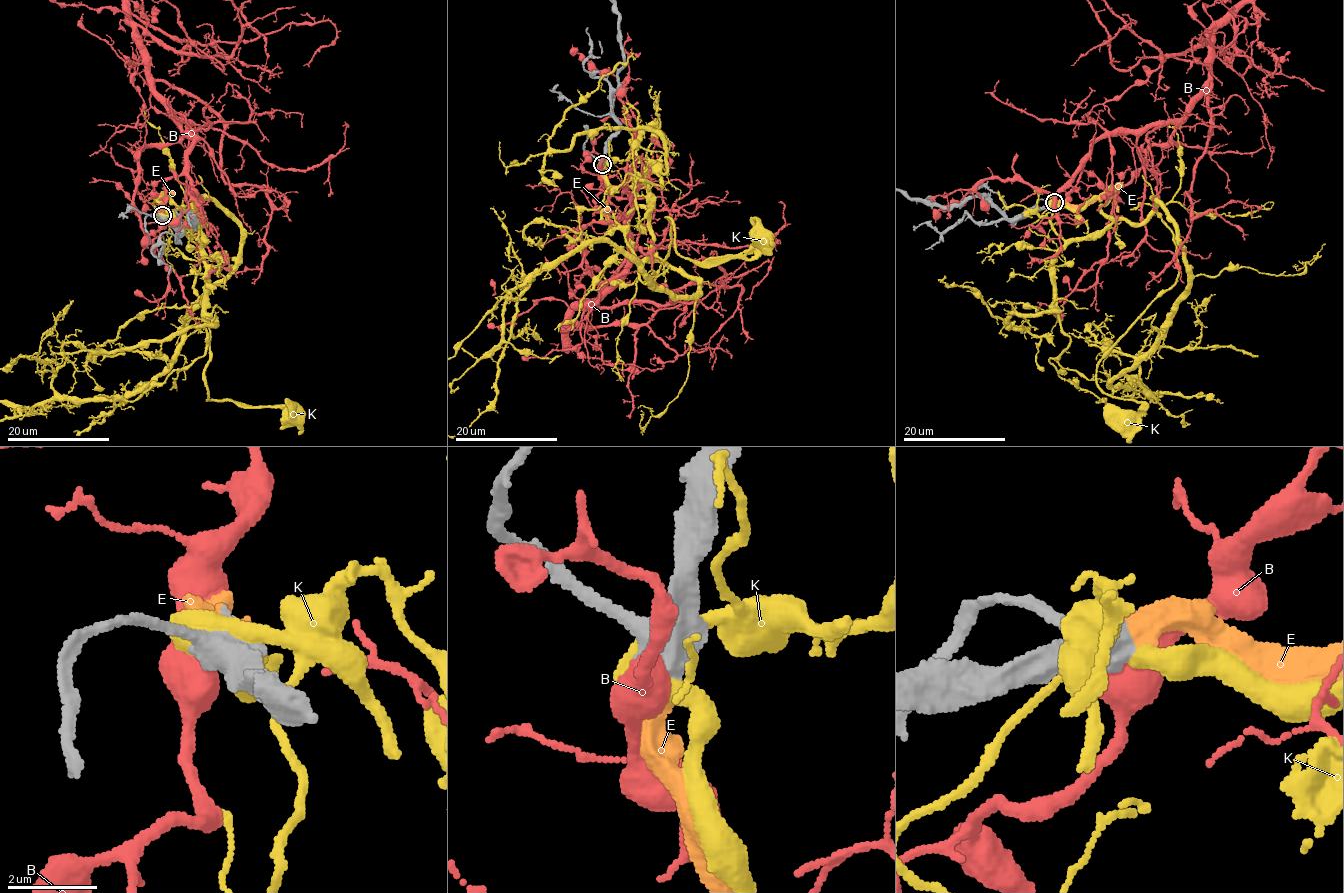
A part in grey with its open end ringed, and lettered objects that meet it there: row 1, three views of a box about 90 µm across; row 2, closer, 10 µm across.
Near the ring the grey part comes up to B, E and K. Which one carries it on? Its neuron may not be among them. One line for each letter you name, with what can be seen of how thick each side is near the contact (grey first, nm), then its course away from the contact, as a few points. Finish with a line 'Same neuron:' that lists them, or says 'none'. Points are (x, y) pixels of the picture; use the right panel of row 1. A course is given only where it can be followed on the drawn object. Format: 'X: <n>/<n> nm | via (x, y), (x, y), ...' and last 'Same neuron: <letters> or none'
E: 600/500 nm | via (1054, 202), (1094, 203), (1118, 185), (1117, 190)
Same neuron: E

